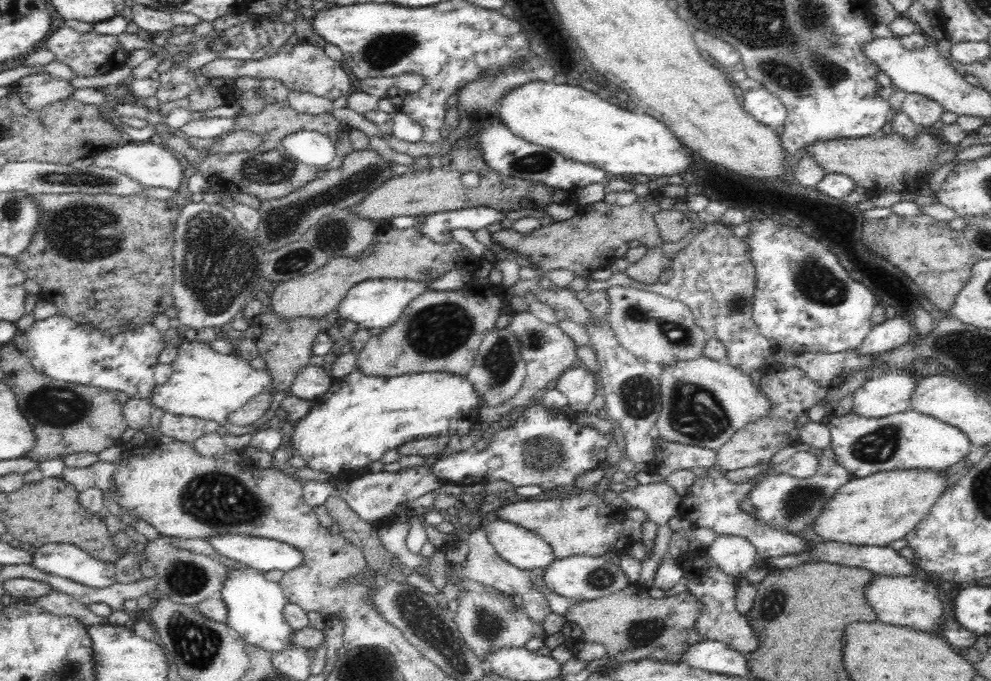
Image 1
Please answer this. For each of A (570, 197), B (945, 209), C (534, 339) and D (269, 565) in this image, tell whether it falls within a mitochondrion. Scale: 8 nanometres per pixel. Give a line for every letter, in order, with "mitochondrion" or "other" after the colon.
A: other
B: other
C: mitochondrion
D: other

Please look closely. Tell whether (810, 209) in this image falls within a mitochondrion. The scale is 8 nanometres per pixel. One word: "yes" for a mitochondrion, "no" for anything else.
no

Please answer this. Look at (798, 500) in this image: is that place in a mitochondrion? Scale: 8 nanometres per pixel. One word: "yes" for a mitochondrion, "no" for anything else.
yes

